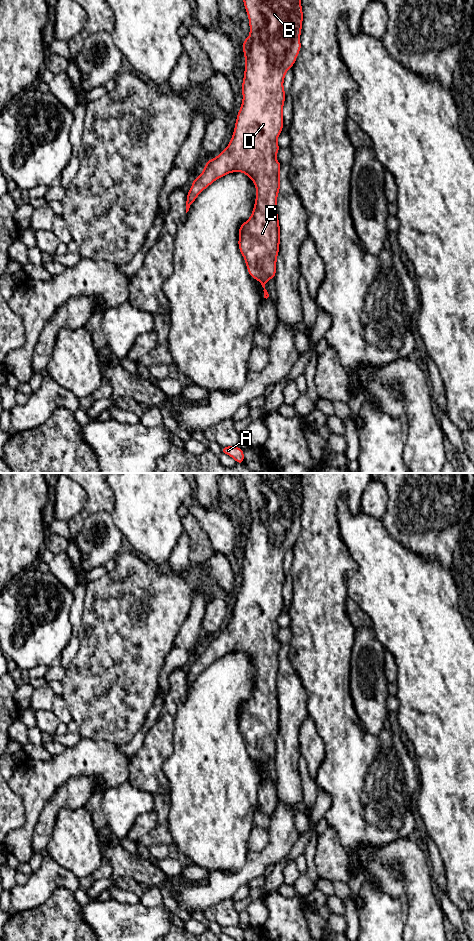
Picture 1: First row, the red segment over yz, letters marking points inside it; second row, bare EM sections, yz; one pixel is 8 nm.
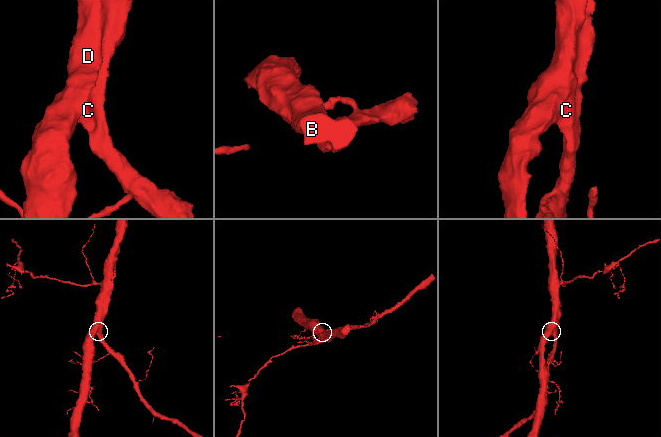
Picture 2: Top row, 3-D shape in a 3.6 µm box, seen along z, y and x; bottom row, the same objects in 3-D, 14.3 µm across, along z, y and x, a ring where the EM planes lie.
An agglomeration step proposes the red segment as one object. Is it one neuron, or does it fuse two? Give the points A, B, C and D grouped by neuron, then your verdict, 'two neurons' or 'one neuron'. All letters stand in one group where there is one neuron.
A B C D | one neuron

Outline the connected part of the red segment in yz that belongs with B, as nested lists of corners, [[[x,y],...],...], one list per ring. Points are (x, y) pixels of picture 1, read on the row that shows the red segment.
[[[243,0],[250,26],[247,39],[243,39],[245,71],[242,82],[243,100],[239,109],[234,133],[227,148],[210,159],[204,165],[204,171],[193,179],[193,184],[187,193],[186,213],[198,195],[217,179],[232,172],[242,172],[250,177],[256,187],[256,199],[250,218],[239,227],[238,246],[248,269],[249,275],[258,280],[264,288],[264,298],[269,294],[265,285],[276,275],[276,262],[280,245],[280,225],[277,214],[277,196],[280,191],[281,164],[275,158],[280,149],[277,139],[283,131],[283,106],[285,90],[283,82],[286,72],[293,67],[301,50],[300,35],[303,22],[301,0]]]

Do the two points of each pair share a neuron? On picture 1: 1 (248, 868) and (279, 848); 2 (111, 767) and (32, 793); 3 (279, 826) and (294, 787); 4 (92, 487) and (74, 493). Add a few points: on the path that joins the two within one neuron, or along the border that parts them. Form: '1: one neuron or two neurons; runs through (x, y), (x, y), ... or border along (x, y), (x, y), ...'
1: one neuron; runs through (256, 864), (271, 855)
2: one neuron; runs through (91, 767), (62, 767), (49, 775)
3: two neurons; border along (278, 798), (292, 807), (296, 826)
4: two neurons; border along (78, 483), (86, 494), (86, 504), (79, 513)

